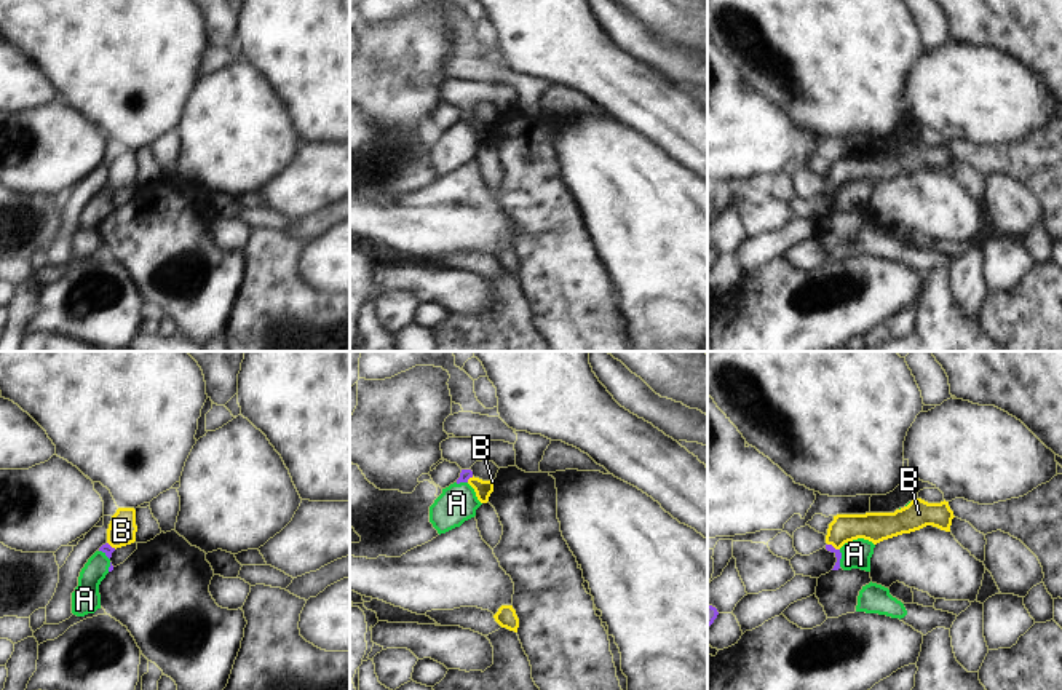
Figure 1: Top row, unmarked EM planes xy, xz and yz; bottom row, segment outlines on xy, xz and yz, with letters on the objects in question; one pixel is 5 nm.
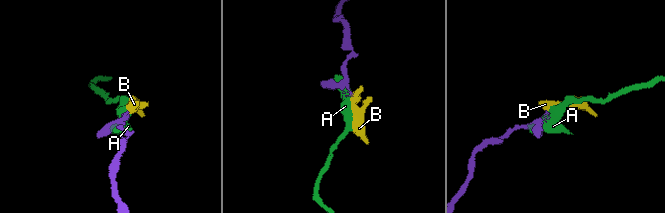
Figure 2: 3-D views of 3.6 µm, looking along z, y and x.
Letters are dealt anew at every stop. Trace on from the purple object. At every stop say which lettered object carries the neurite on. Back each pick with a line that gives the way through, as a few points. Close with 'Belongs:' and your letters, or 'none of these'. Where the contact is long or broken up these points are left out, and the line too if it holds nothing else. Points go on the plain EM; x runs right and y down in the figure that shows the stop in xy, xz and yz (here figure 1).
Belongs: A

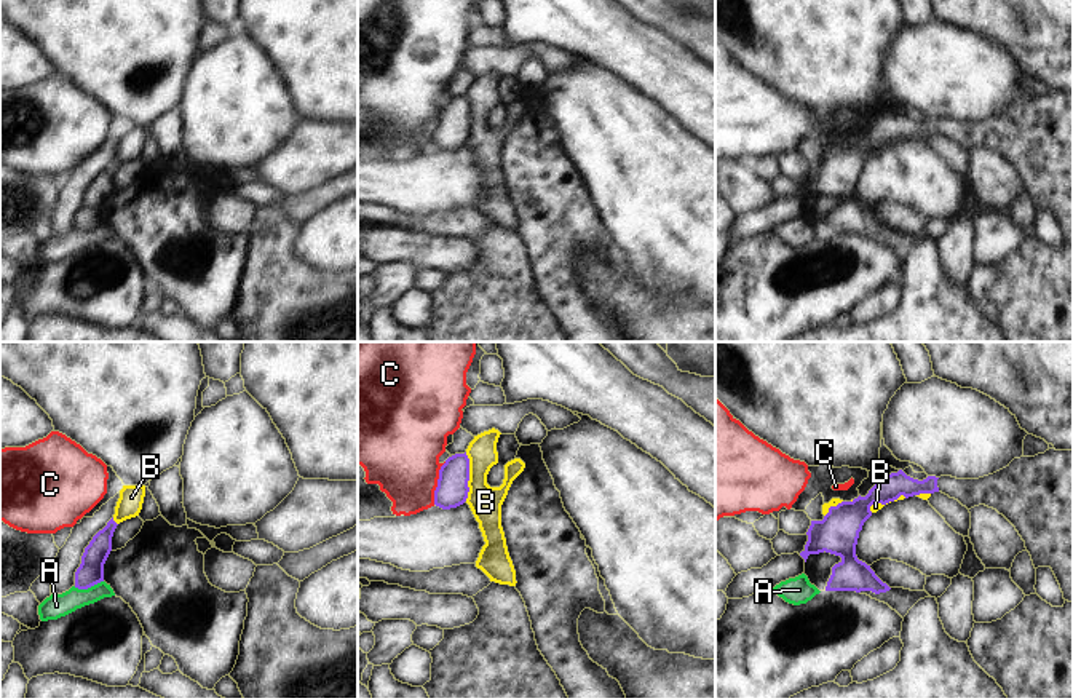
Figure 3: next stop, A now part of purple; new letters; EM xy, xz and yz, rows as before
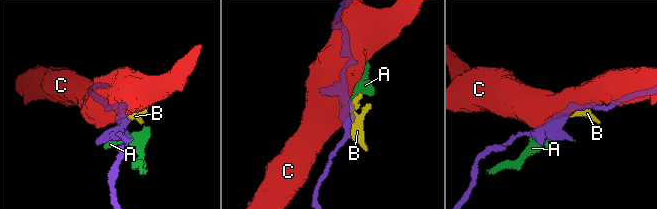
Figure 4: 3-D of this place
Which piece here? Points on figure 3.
Belongs: none of these

